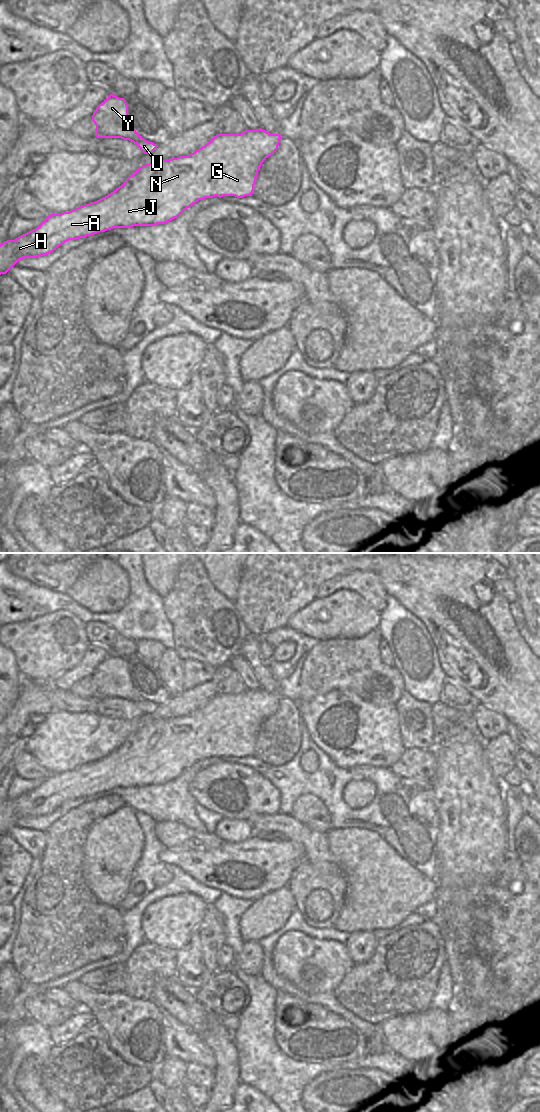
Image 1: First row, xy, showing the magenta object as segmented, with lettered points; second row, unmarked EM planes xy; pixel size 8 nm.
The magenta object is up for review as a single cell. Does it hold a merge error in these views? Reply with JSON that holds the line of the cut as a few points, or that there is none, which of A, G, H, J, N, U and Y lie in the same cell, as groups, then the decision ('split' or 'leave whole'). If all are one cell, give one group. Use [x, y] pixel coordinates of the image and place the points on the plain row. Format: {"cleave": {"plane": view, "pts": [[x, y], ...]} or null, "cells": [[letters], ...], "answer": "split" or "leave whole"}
{"cleave": null, "cells": [["A", "G", "H", "J", "N", "U", "Y"]], "answer": "leave whole"}

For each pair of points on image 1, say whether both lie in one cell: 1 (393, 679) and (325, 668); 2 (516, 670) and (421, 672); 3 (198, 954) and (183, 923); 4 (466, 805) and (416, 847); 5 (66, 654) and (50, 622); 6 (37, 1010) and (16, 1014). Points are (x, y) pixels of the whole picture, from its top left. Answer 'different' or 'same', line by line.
1: same
2: different
3: different
4: different
5: same
6: different

